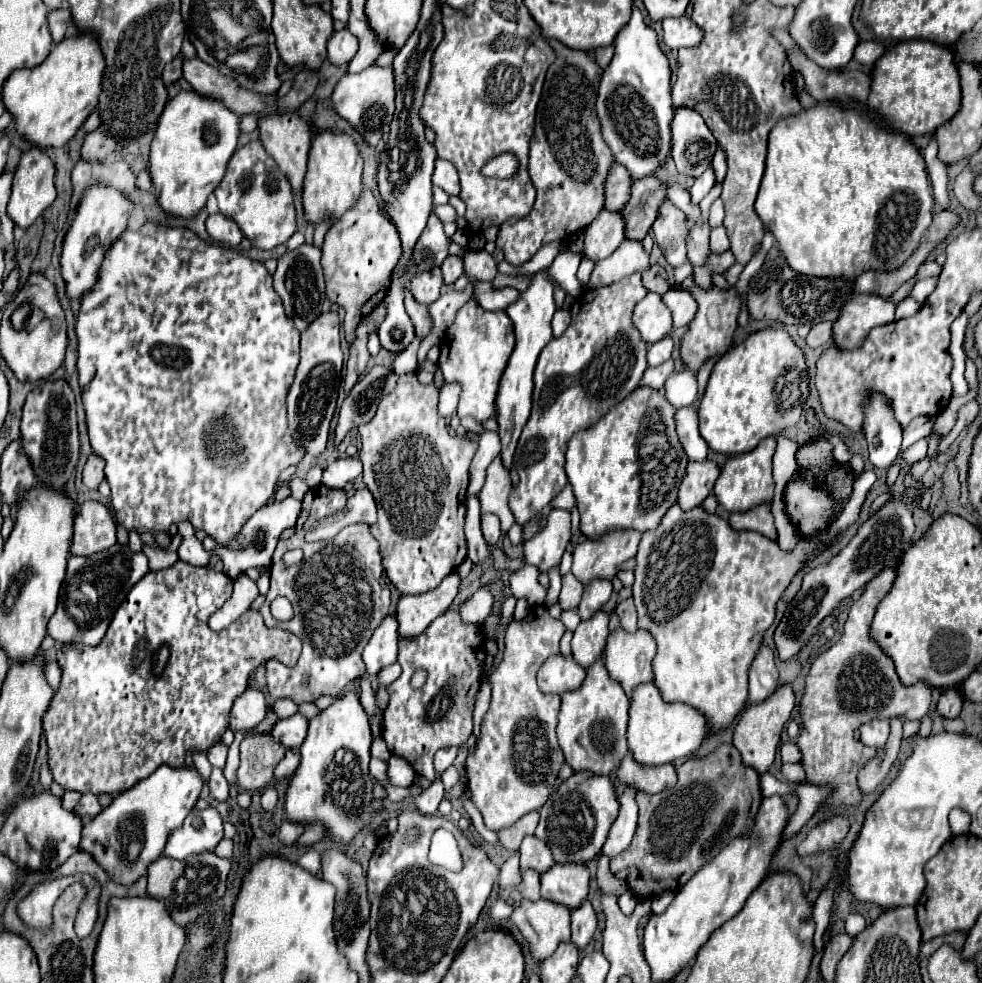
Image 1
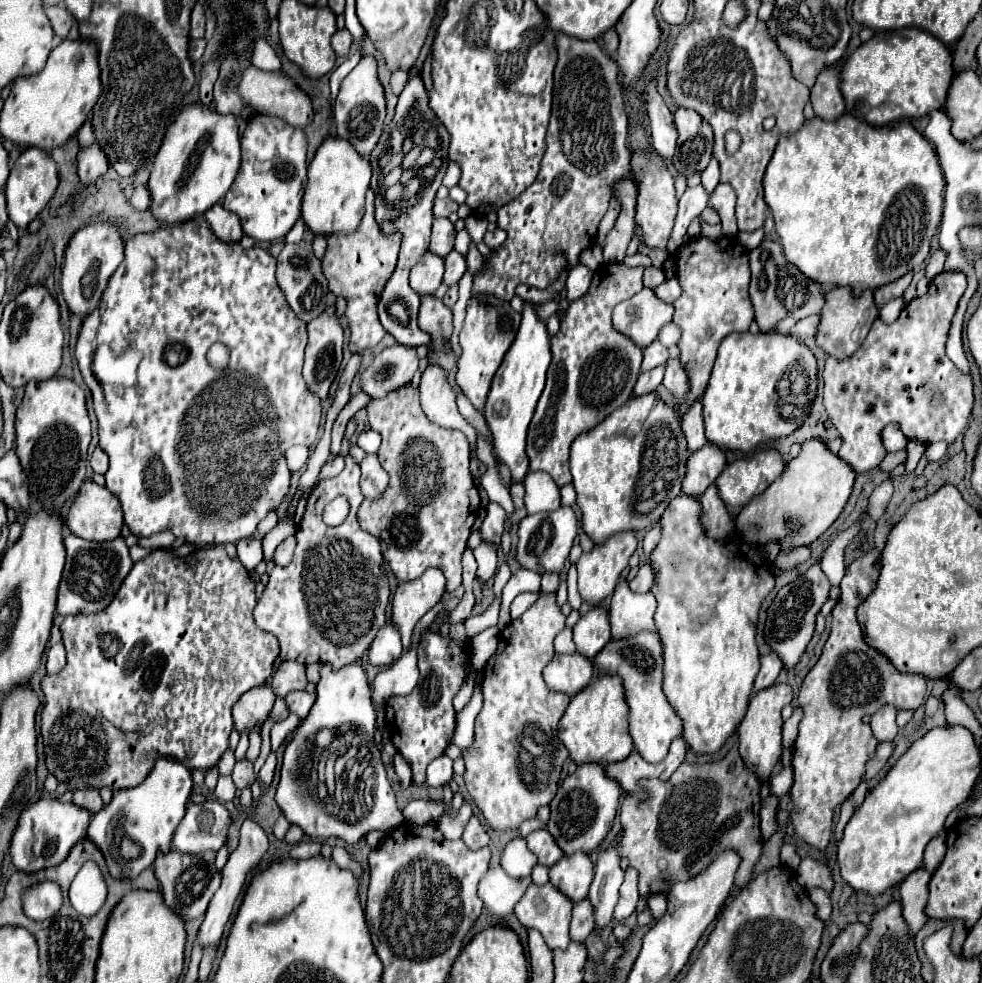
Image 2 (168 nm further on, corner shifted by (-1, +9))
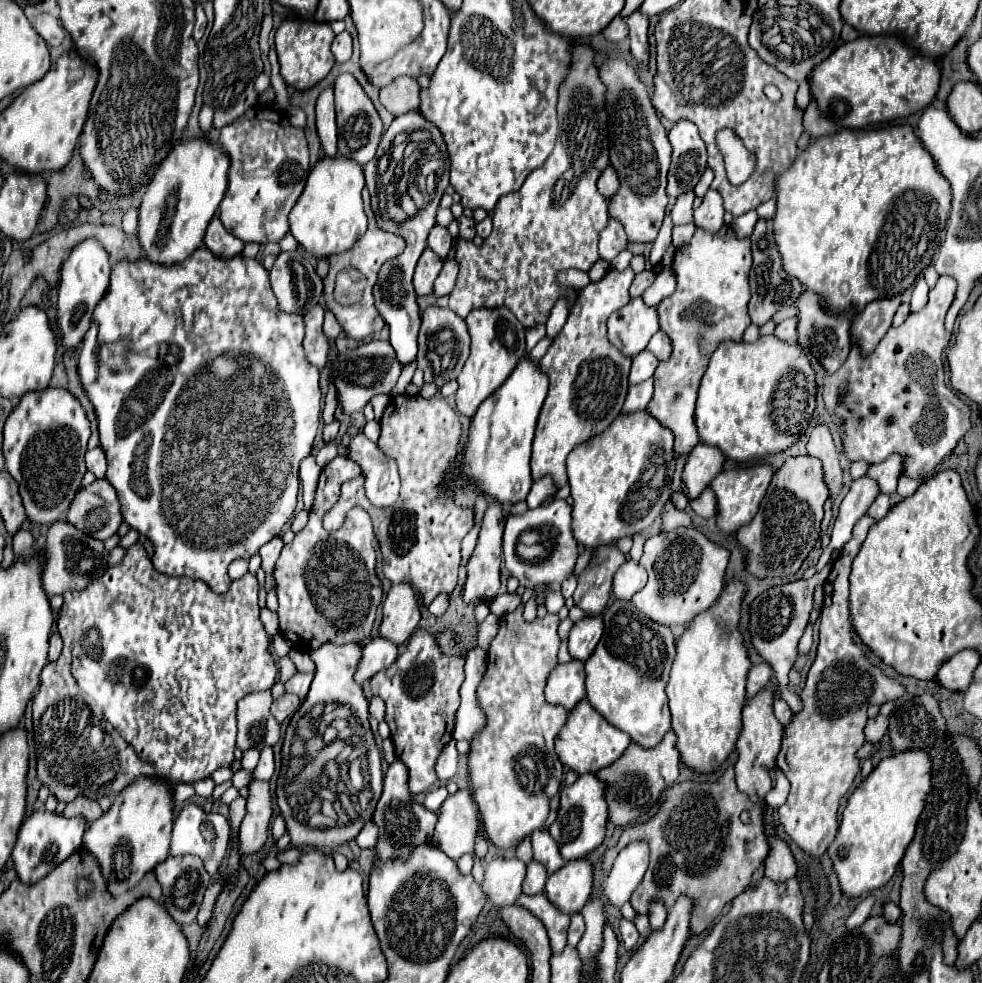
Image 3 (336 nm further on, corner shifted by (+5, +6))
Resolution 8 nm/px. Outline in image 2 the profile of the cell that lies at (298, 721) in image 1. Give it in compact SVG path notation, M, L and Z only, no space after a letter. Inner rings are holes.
M303 689L303 691L293 691L293 693L289 693L285 699L287 699L287 707L289 707L289 711L297 713L299 719L305 719L307 713L309 713L309 709L313 707L315 695Z

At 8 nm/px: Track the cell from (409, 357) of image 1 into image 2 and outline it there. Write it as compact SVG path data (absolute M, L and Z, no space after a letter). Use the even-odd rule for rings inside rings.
M387 347L361 371L361 389L371 397L383 397L407 385L417 371L417 363L413 347Z

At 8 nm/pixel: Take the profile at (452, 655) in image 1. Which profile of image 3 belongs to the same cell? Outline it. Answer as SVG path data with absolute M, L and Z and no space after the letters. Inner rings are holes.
M415 630L395 664L371 678L373 696L383 698L387 706L385 722L391 728L395 754L409 768L411 796L427 792L437 782L433 768L439 752L453 738L461 682L463 658L445 656L435 638L425 630Z

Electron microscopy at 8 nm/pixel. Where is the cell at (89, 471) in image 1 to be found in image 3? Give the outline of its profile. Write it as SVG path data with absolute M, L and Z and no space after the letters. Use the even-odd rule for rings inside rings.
M99 446L95 450L89 450L87 452L85 464L87 464L87 470L95 474L95 478L105 478L107 462L105 462L105 454L103 454L103 450Z

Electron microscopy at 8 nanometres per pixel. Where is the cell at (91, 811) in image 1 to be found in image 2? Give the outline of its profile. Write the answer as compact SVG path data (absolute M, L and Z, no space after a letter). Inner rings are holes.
M79 789L79 791L75 791L73 803L75 803L77 807L87 809L89 813L97 813L97 811L101 811L101 807L103 807L103 801L101 801L97 789Z

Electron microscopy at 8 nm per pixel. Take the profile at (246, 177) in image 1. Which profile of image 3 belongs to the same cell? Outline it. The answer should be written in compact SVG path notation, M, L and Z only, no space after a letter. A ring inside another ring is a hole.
M253 106L221 130L221 148L231 158L229 188L219 204L223 226L243 242L279 242L289 232L287 216L305 188L309 150L303 128L289 124L287 114L271 106Z

